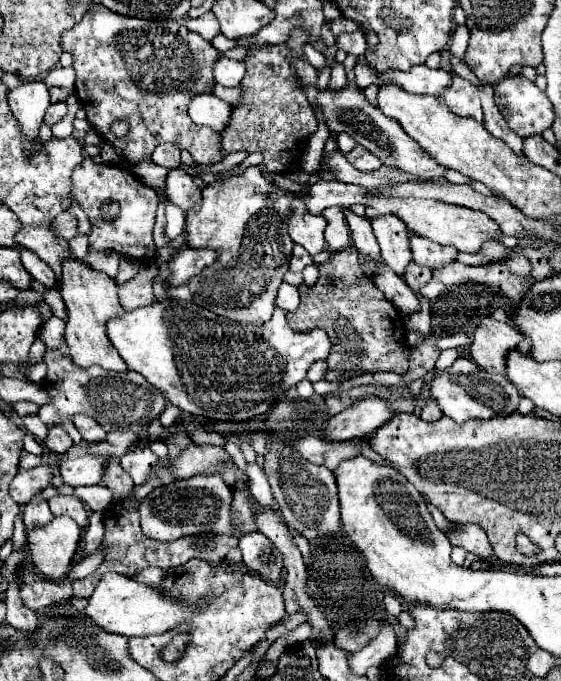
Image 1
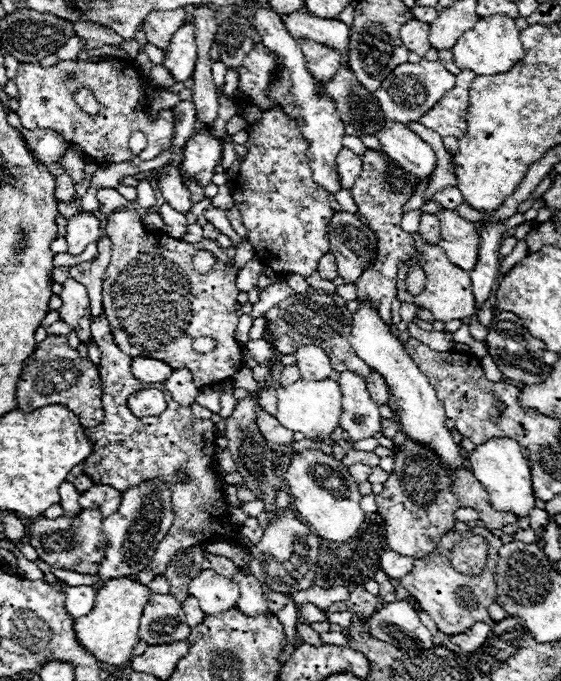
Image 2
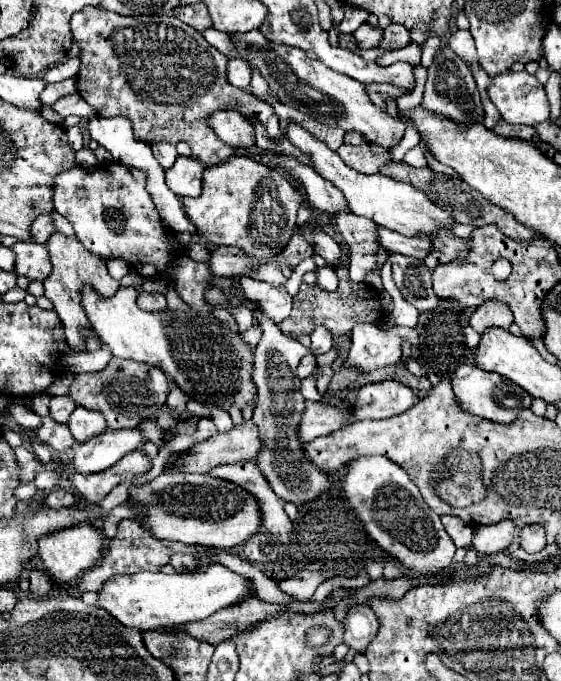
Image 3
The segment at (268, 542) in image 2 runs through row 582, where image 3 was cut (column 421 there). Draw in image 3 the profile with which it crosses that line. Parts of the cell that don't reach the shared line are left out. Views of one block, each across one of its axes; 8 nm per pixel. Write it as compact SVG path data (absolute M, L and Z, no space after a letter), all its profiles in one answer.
M390 254L392 278L402 296L418 310L426 312L438 306L440 298L432 290L432 274L424 262L400 254Z

